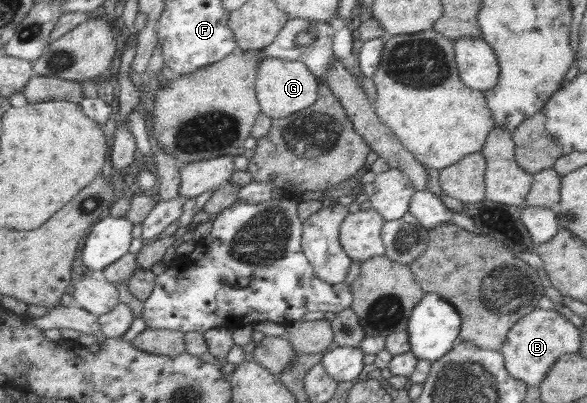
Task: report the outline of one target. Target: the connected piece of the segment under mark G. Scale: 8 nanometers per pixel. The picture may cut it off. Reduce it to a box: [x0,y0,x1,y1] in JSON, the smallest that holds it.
[257,56,322,119]

